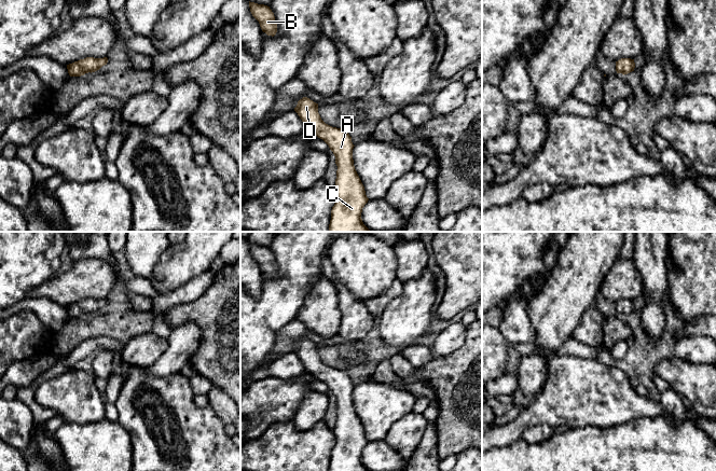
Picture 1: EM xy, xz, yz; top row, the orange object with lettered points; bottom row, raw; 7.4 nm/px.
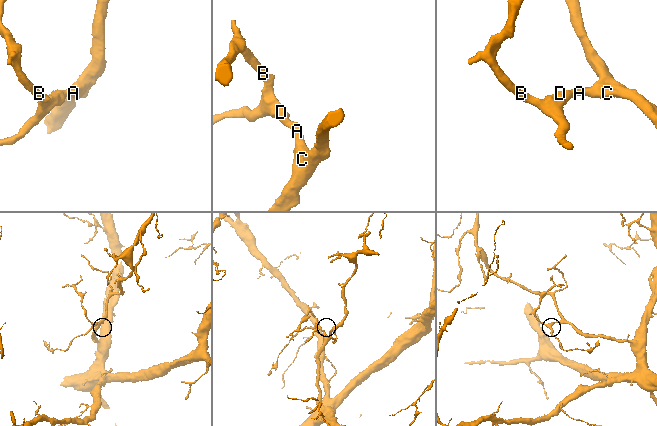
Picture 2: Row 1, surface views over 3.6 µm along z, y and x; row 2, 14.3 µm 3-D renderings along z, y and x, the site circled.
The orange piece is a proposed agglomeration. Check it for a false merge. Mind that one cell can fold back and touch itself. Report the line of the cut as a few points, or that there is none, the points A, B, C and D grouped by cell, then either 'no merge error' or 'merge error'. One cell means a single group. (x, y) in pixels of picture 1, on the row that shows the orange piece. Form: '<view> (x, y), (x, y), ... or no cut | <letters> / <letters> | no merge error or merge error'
no cut | A B C D | no merge error

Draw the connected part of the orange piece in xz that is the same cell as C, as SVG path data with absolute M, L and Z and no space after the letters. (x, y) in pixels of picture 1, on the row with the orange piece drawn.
M307 97L298 101L294 111L306 129L322 139L333 152L338 166L333 192L335 204L331 210L330 232L371 232L362 222L361 212L369 198L355 169L352 137L343 128L326 124L319 113L318 103Z

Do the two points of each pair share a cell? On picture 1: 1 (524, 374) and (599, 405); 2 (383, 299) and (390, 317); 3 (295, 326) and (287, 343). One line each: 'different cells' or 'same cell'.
1: different cells
2: different cells
3: same cell

